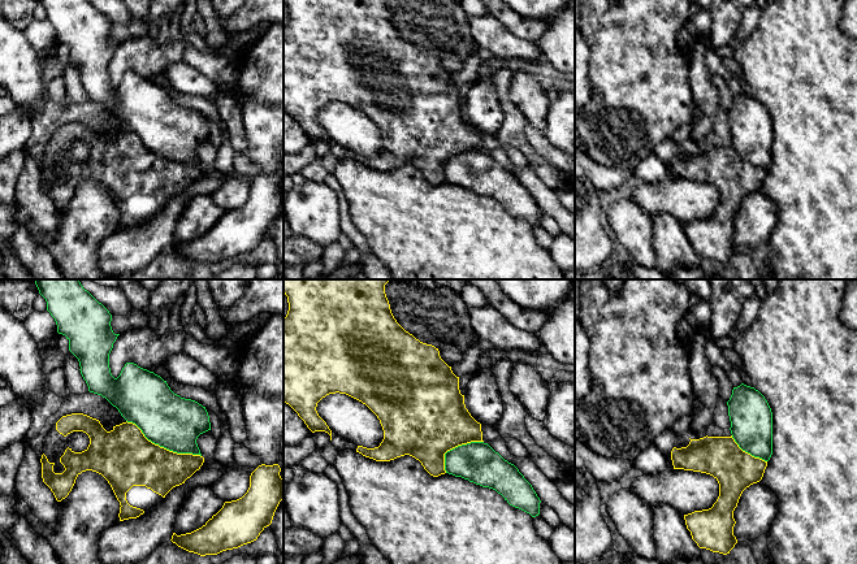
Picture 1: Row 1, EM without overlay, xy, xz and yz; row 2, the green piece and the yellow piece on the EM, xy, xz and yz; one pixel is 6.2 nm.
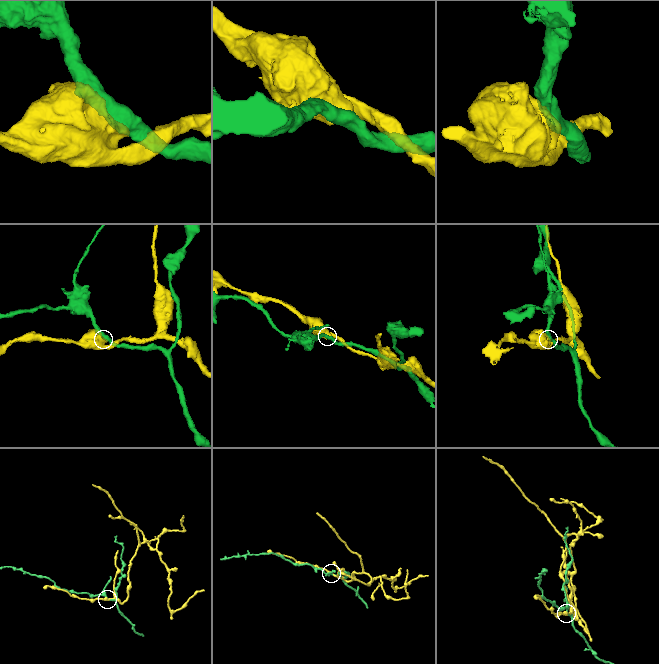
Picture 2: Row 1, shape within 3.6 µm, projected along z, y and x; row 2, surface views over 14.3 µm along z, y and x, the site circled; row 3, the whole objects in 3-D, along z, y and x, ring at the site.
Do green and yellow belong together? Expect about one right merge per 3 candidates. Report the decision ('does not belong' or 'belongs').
does not belong

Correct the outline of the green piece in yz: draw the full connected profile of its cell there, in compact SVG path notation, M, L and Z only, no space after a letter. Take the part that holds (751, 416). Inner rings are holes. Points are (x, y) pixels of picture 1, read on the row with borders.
M741 383L727 402L731 434L739 447L769 461L772 455L772 412L765 396Z

